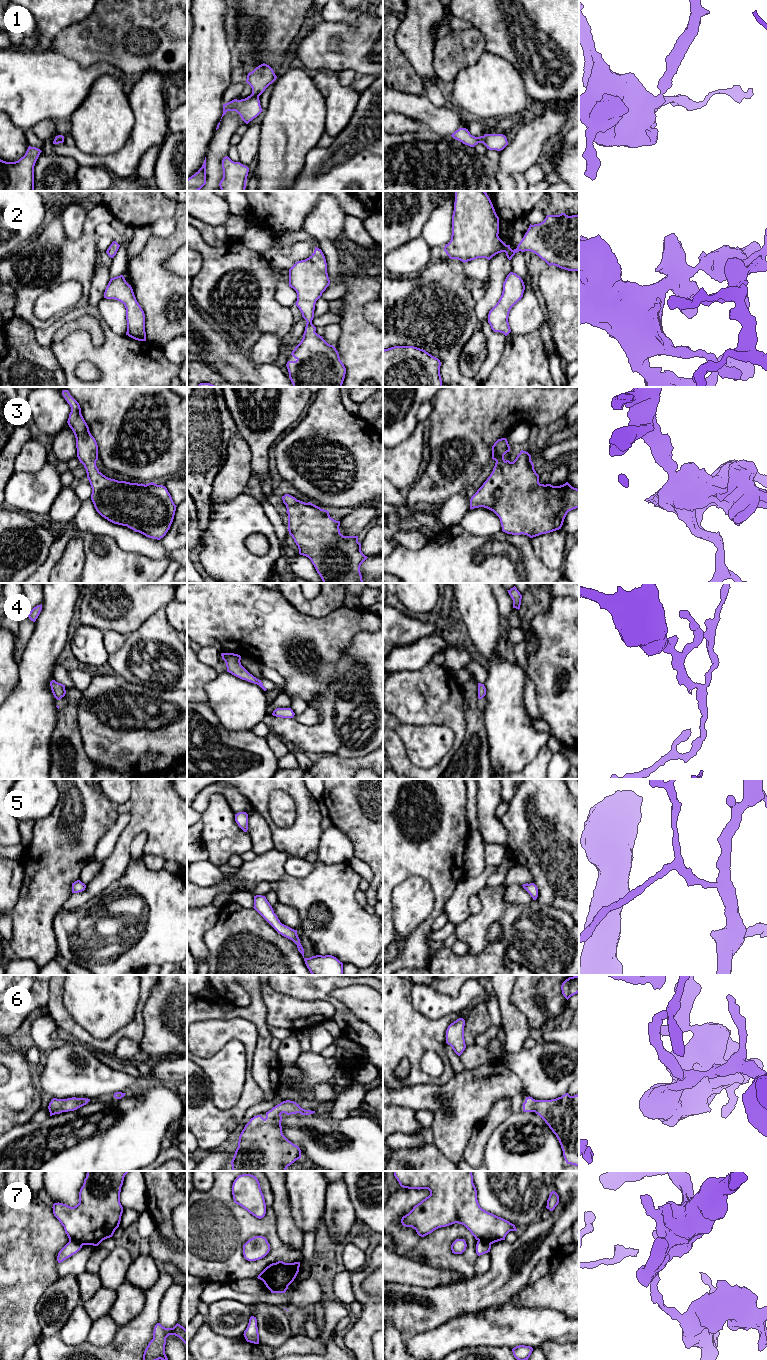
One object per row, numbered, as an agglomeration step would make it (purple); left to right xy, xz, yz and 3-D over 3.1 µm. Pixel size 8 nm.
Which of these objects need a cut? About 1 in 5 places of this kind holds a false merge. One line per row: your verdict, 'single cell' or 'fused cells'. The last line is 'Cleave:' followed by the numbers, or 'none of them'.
1: single cell
2: single cell
3: single cell
4: single cell
5: single cell
6: single cell
7: fused cells
Cleave: 7

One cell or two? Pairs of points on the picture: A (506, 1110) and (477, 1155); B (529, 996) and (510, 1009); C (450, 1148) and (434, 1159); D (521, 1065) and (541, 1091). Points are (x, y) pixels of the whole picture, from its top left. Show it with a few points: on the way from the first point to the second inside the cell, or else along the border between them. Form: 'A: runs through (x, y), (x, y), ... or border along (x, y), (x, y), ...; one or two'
A: runs through (494, 1120), (480, 1134), (477, 1143); one
B: border along (513, 985), (510, 1002), (524, 1016), (528, 1025); two
C: border along (433, 1143), (450, 1160); two
D: runs through (527, 1071), (541, 1085); one

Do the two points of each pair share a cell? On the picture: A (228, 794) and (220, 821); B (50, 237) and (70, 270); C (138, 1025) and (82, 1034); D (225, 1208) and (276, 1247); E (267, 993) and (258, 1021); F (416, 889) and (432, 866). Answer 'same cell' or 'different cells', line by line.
A: different cells
B: same cell
C: same cell
D: same cell
E: different cells
F: different cells

